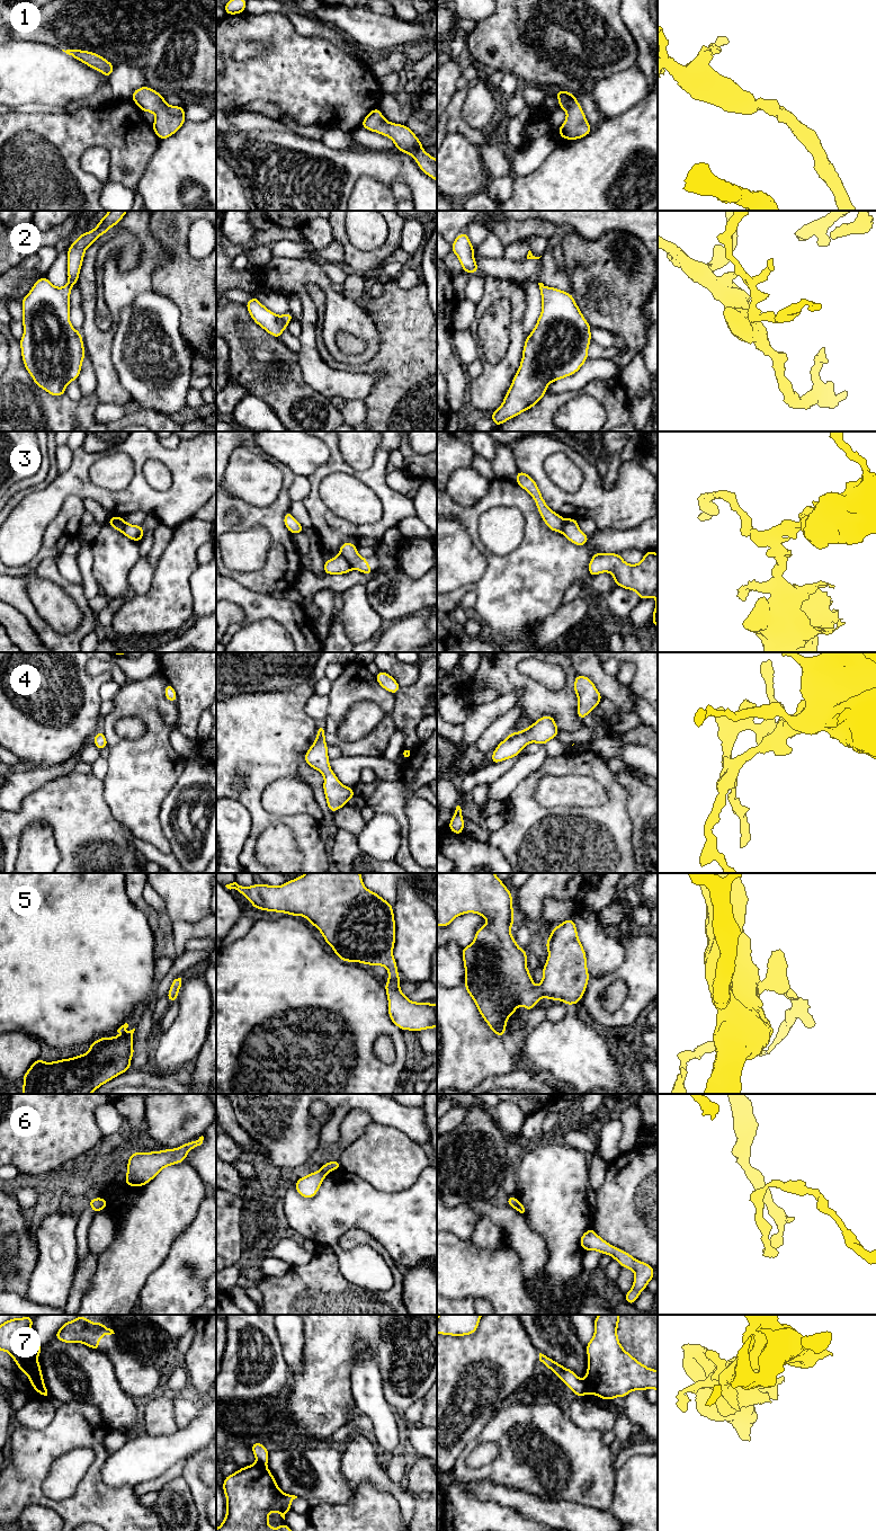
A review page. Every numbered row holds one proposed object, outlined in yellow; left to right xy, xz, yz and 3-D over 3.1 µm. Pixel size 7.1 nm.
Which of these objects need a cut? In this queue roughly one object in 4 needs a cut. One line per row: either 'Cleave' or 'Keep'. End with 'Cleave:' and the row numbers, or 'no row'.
1: Keep
2: Keep
3: Cleave
4: Keep
5: Keep
6: Keep
7: Cleave
Cleave: 3, 7

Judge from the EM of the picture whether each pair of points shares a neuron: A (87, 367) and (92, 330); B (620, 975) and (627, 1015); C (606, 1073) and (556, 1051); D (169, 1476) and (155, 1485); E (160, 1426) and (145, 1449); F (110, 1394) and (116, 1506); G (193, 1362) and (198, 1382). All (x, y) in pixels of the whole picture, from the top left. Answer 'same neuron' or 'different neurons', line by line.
A: different neurons
B: same neuron
C: same neuron
D: same neuron
E: different neurons
F: different neurons
G: same neuron

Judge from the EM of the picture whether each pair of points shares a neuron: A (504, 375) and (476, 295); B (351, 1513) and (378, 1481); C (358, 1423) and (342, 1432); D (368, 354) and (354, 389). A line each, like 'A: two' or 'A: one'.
A: two
B: two
C: one
D: one

